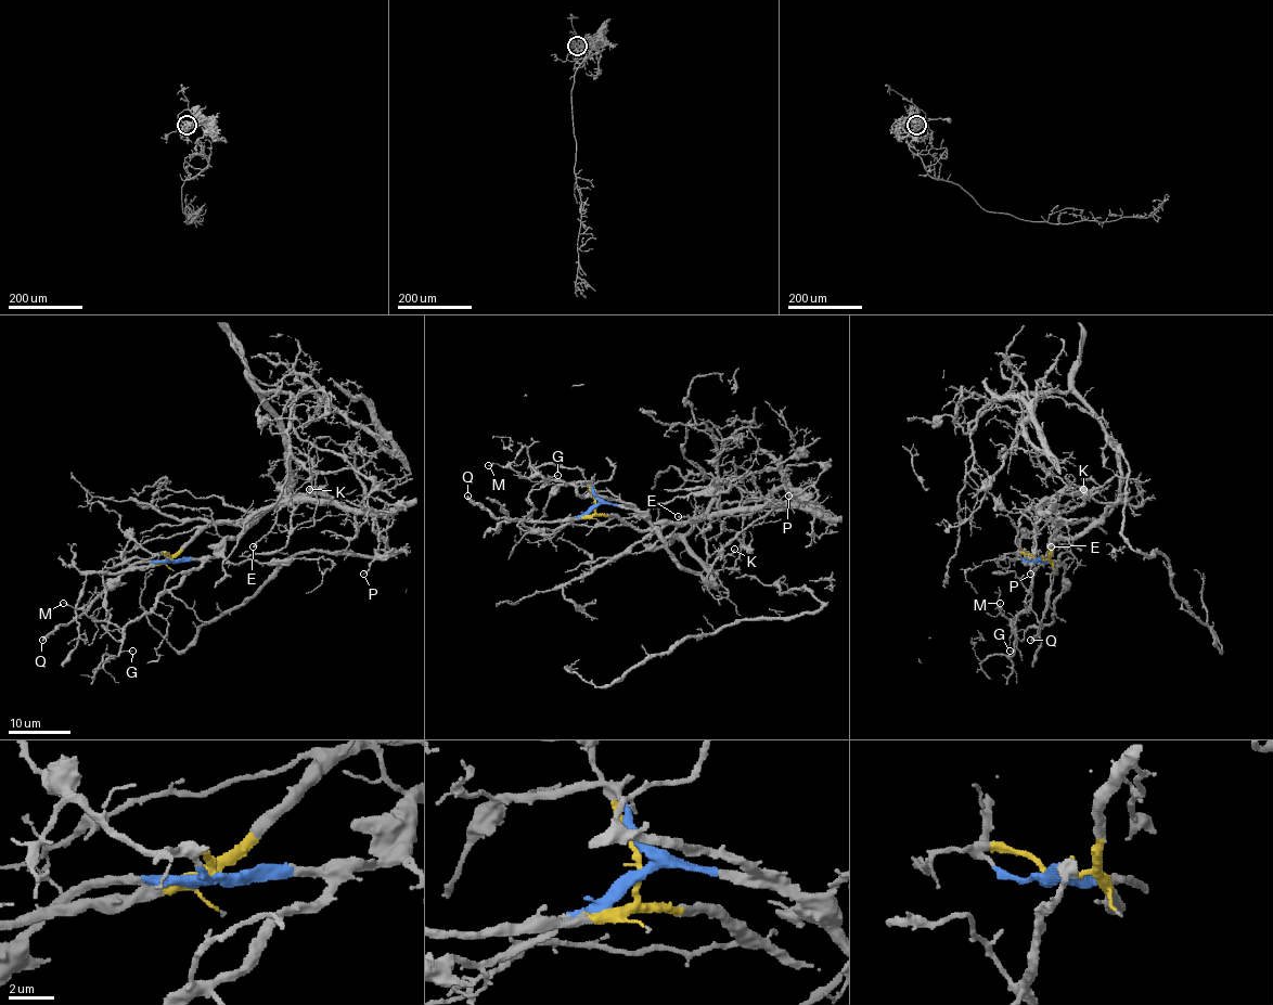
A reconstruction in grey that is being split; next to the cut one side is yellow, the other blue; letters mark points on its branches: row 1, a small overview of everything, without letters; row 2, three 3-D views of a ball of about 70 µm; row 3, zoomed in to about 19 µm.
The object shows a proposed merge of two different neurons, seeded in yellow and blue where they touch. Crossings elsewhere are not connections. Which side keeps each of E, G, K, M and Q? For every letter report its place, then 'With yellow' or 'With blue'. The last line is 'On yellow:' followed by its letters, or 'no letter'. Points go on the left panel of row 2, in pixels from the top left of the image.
E: Place: (253, 546). With yellow
G: Place: (132, 651). With blue
K: Place: (309, 489). With blue
M: Place: (63, 603). With blue
Q: Place: (42, 640). With blue
On yellow: E

